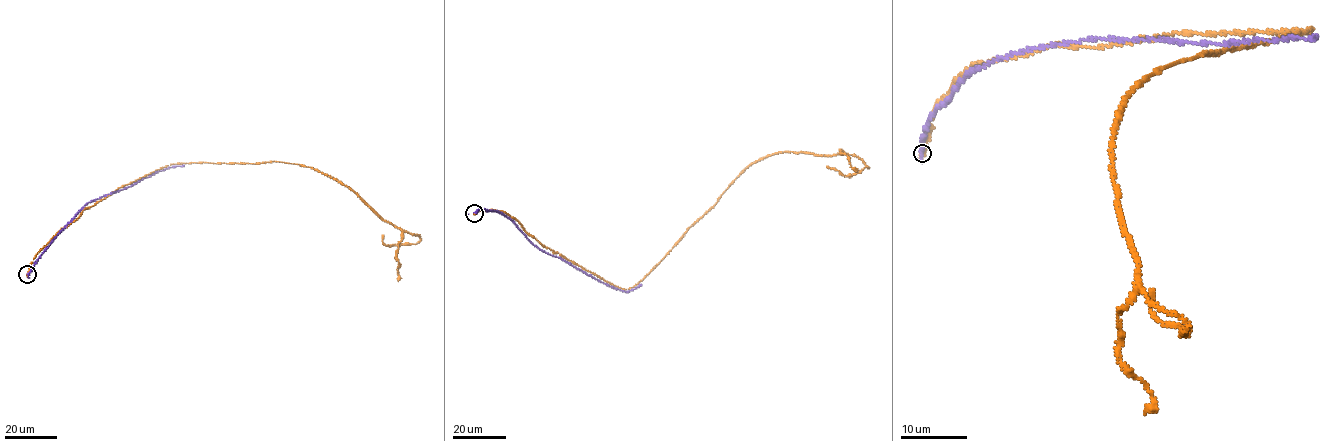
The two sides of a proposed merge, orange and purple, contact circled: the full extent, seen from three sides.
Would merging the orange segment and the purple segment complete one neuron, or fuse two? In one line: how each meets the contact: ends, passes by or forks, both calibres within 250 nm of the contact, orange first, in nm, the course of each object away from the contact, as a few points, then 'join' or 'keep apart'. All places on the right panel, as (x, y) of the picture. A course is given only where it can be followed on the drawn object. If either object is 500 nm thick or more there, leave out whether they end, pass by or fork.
orange ends; purple ends; calibres 280 and 320 nm; course orange (922, 152), (982, 63), (1310, 28), (1155, 70), (1125, 100), (1113, 178), (1141, 286), (1181, 335), (1153, 290); course purple (922, 152), (938, 108), (964, 78), (999, 58), (1048, 45), (1111, 39), (1224, 46), (1312, 38); keep apart

